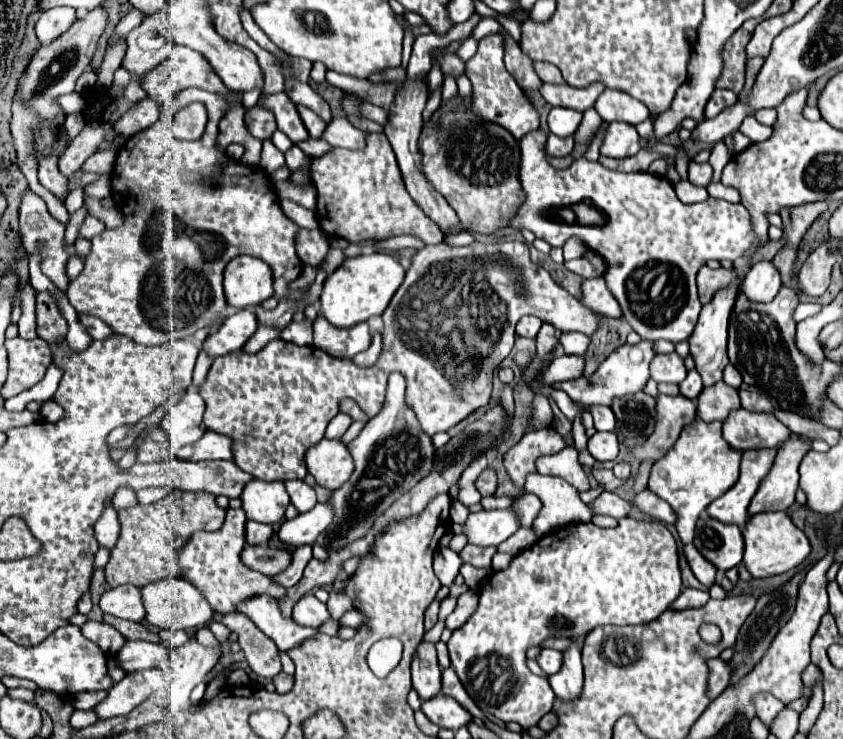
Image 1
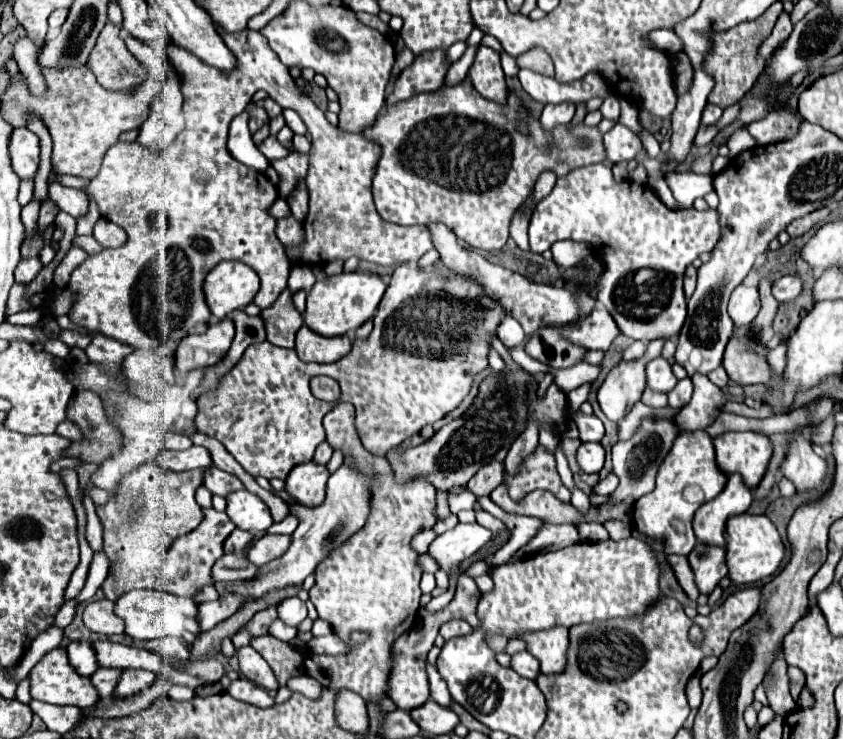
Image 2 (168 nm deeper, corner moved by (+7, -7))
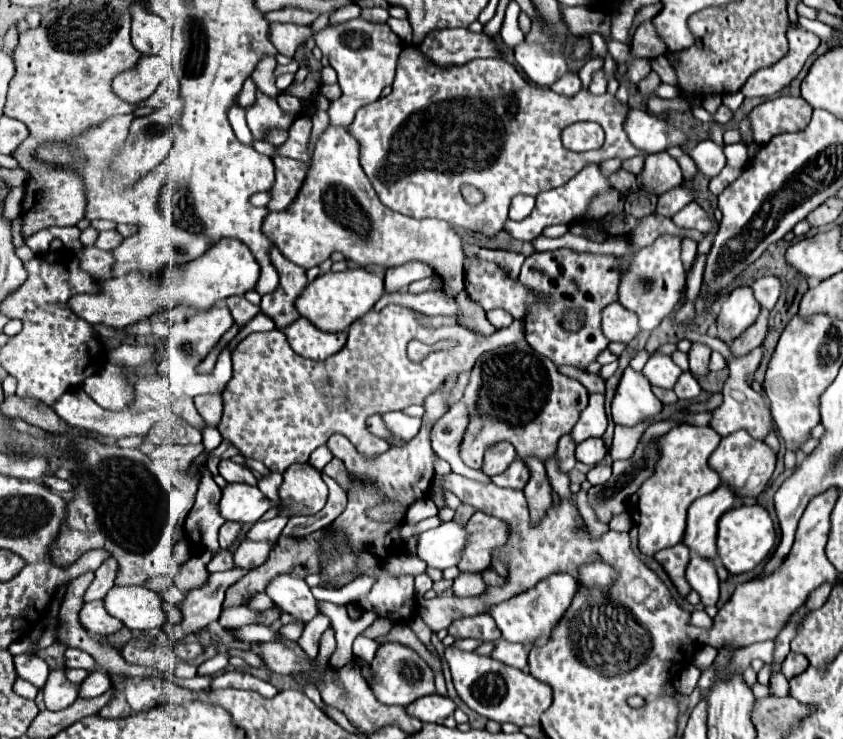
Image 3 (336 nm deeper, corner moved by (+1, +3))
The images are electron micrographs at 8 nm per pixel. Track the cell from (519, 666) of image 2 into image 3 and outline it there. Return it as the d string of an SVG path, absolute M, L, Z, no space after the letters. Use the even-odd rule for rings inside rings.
M498 640L496 648L492 652L492 658L496 658L496 660L508 664L508 666L514 666L514 668L520 668L520 670L526 672L528 648L522 646L522 644L508 642L508 640Z

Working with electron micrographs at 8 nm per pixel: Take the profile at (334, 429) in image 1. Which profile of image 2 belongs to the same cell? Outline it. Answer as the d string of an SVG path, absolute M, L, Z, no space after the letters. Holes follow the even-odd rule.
M322 442L318 448L316 448L316 454L312 458L312 462L318 462L318 464L328 464L332 458L332 448L328 446L328 442Z

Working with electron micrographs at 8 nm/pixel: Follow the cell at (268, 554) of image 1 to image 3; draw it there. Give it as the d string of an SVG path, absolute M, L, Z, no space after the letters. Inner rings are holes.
M220 550L208 564L208 572L222 572L234 568L234 554L230 550Z

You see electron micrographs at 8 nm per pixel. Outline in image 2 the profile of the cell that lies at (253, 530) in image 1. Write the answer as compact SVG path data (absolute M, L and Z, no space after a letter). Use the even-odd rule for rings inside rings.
M234 530L226 540L224 540L224 554L240 554L244 552L252 542L252 534L244 530Z

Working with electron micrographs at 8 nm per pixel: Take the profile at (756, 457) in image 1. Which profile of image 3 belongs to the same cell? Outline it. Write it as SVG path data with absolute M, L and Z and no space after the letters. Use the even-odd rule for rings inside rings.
M728 484L718 486L714 492L694 500L694 504L688 508L688 526L684 544L698 552L704 558L716 558L716 538L718 538L718 520L724 512L728 512L738 496Z

